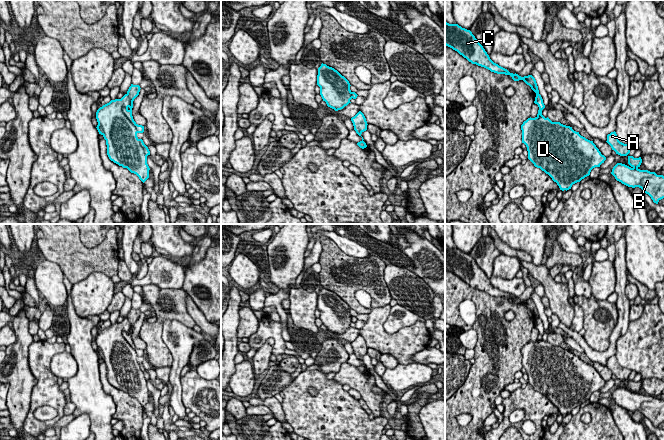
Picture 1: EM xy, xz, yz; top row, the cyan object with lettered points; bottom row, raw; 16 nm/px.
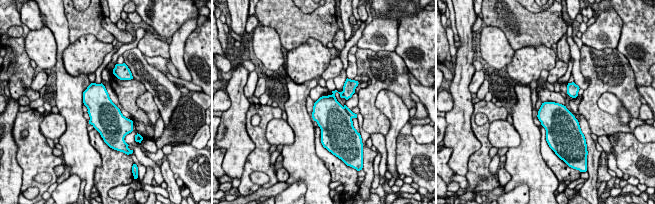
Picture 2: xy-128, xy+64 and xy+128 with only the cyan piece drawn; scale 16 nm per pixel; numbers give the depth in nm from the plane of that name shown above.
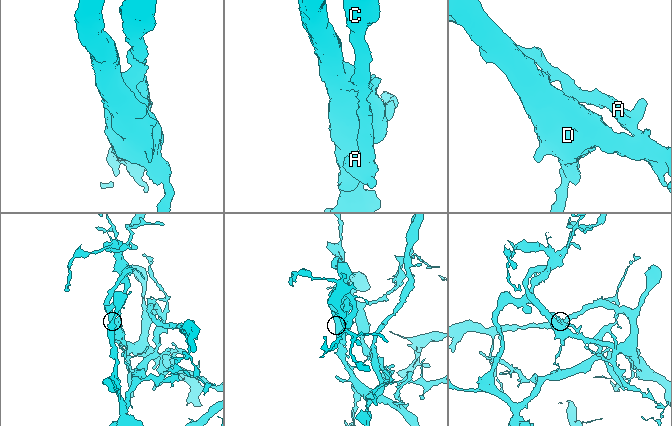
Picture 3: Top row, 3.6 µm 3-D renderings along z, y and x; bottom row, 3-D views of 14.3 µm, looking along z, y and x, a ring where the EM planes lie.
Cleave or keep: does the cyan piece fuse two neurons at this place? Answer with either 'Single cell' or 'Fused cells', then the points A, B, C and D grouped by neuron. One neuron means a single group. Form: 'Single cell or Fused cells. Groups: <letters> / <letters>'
Fused cells. Groups: A C / B D

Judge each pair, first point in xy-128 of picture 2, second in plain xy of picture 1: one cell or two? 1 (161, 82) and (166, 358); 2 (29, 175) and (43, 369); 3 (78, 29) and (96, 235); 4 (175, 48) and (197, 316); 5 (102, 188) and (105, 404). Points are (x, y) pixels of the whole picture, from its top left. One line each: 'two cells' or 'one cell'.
1: two cells
2: one cell
3: two cells
4: one cell
5: two cells

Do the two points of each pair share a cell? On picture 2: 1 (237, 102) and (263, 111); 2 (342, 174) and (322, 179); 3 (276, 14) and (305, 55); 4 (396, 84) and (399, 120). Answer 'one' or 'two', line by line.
1: two
2: two
3: two
4: two

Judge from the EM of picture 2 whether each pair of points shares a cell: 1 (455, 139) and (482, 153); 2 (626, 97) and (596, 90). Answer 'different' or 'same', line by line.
1: different
2: same

